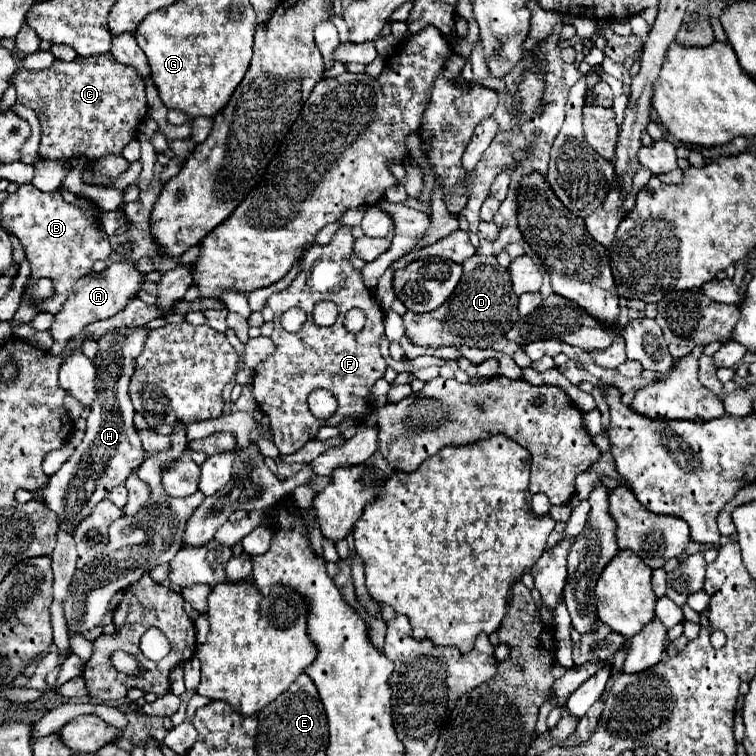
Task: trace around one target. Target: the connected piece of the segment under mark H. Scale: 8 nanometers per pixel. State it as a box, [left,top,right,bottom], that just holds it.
[15,327,147,533]

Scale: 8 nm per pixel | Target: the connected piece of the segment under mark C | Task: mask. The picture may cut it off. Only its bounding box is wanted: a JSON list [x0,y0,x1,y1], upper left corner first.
[11,57,147,161]

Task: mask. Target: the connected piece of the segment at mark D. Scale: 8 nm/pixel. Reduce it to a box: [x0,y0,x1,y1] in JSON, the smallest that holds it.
[403,255,519,349]

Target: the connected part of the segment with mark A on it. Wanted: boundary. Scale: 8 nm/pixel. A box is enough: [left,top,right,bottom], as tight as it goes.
[49,263,143,354]

